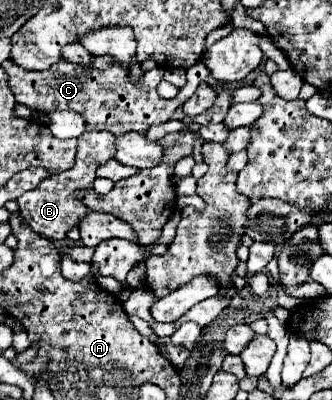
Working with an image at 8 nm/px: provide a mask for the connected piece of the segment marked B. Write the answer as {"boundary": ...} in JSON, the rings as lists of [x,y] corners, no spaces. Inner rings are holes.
{"boundary":[[[106,131],[82,133],[78,137],[78,153],[76,153],[74,167],[64,173],[56,173],[54,177],[42,181],[42,185],[38,185],[38,189],[18,197],[20,215],[32,227],[34,233],[38,233],[46,239],[64,239],[66,233],[78,225],[80,217],[84,217],[88,213],[88,207],[80,205],[80,201],[74,197],[74,193],[84,187],[92,187],[92,183],[96,179],[96,175],[94,175],[96,167],[106,163],[114,155],[114,139],[116,137]]]}

